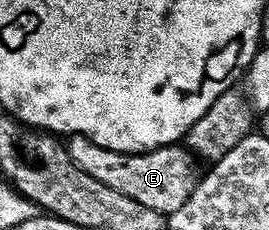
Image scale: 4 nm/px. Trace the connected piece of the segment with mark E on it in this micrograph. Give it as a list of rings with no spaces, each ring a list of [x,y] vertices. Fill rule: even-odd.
[[[74,136],[68,141],[67,147],[69,158],[87,174],[91,174],[91,178],[99,178],[99,182],[111,186],[111,190],[119,190],[127,194],[127,198],[135,198],[135,202],[156,212],[168,214],[179,210],[179,206],[191,198],[199,179],[198,161],[188,147],[180,143],[152,148],[150,152],[127,153],[99,146],[86,136]]]

